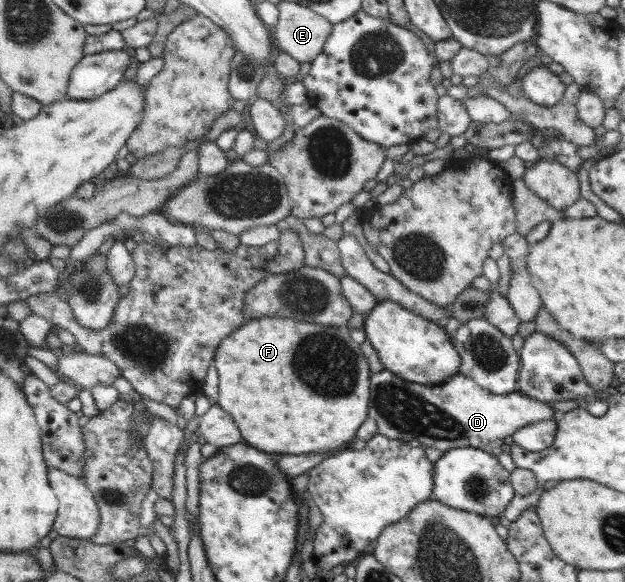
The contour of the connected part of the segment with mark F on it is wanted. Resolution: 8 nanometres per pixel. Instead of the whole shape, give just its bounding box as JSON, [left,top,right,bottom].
[214,318,371,454]

